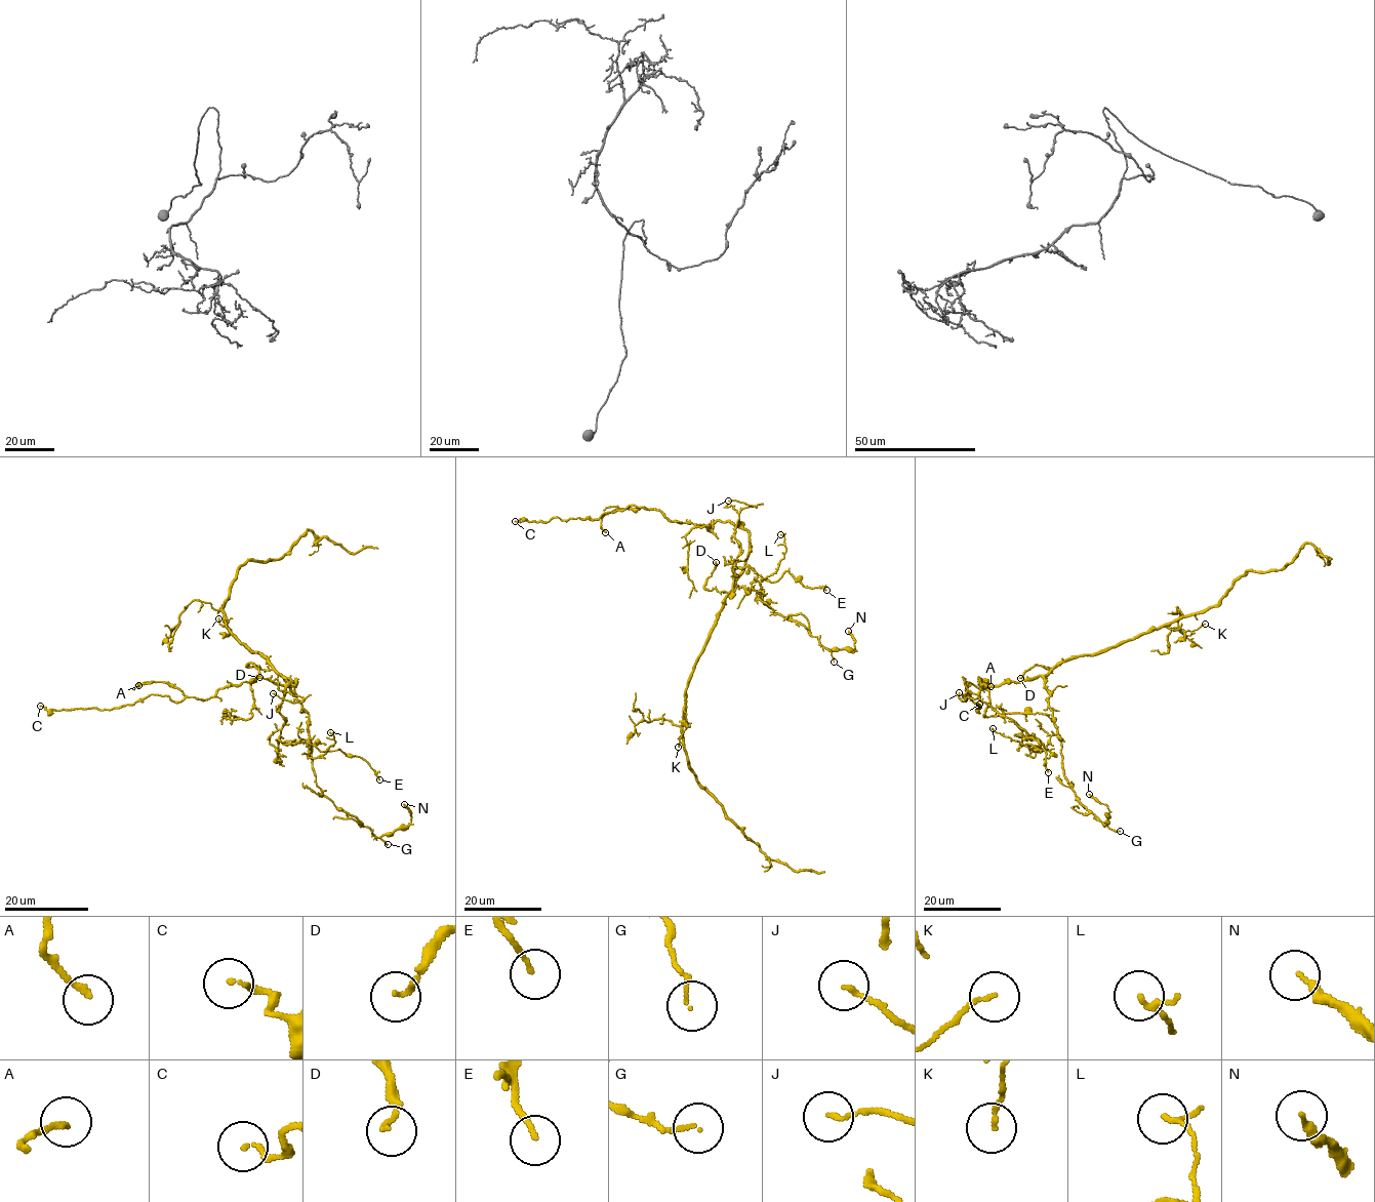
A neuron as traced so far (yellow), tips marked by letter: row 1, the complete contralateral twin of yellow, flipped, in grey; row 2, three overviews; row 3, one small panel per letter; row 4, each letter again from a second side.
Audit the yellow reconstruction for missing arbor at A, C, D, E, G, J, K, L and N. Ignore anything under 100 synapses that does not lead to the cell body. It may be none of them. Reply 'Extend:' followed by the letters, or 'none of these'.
Extend: none of these

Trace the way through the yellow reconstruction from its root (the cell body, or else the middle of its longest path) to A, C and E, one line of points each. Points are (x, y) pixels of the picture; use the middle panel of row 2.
A: (715, 620), (743, 566), (746, 530), (727, 521), (678, 523), (641, 508), (607, 512), (601, 521), (605, 532)
C: (715, 620), (749, 551), (749, 532), (727, 521), (678, 523), (656, 510), (633, 505), (598, 519), (515, 521)
E: (715, 620), (749, 551), (738, 521), (734, 568), (771, 582), (789, 571), (826, 590)

